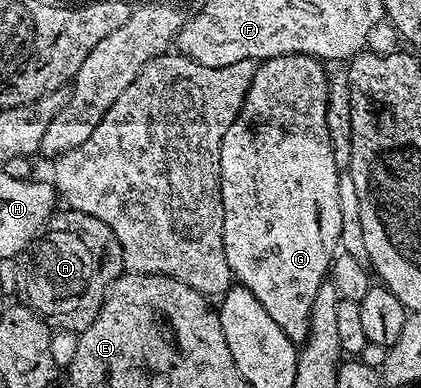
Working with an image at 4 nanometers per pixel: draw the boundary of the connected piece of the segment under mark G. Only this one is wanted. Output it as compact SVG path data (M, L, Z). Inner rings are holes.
M282 55L272 59L264 59L255 68L255 76L247 90L247 96L239 115L225 129L225 137L221 141L221 201L223 202L223 248L225 261L229 261L234 282L240 287L249 289L261 305L265 305L265 313L281 325L285 337L295 339L295 323L306 325L311 320L313 297L317 297L317 289L328 278L331 263L334 261L341 244L341 201L339 200L339 176L341 169L333 157L331 134L327 128L327 80L329 71L324 64L311 55Z

